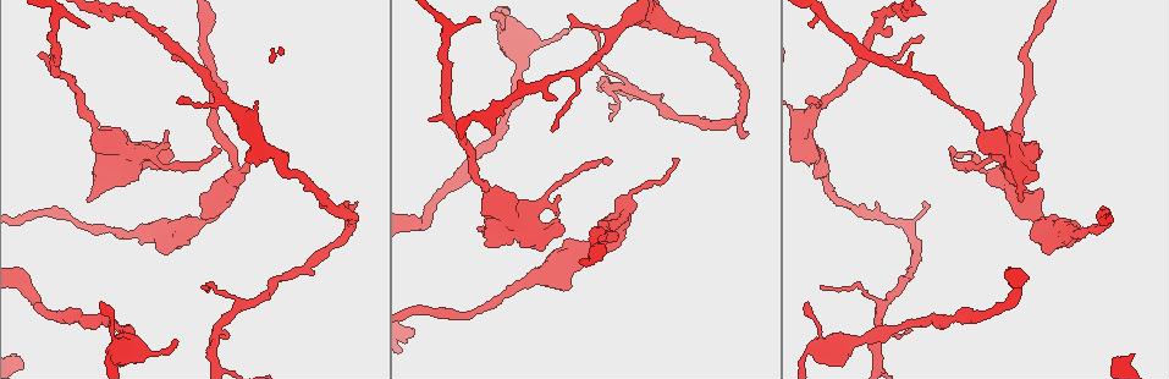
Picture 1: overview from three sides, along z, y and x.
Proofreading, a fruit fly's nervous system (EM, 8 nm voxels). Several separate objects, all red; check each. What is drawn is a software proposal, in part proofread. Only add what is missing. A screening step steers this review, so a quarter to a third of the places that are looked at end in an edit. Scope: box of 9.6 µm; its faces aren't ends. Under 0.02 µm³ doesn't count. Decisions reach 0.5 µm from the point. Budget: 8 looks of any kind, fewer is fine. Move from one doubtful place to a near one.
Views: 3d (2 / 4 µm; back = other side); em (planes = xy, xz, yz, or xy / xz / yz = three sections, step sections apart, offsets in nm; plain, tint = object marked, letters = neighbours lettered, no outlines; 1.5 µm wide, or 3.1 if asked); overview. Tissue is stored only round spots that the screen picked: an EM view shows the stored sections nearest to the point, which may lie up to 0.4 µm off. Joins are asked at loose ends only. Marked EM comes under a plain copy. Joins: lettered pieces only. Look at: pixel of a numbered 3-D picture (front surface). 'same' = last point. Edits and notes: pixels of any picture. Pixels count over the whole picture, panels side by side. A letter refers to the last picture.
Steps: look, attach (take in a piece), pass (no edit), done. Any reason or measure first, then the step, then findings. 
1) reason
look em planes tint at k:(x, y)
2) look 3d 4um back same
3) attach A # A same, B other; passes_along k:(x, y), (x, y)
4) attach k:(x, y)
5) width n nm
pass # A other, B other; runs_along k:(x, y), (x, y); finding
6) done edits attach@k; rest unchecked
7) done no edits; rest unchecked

stops while still wide
look 3d 4um at 1:(524, 243)

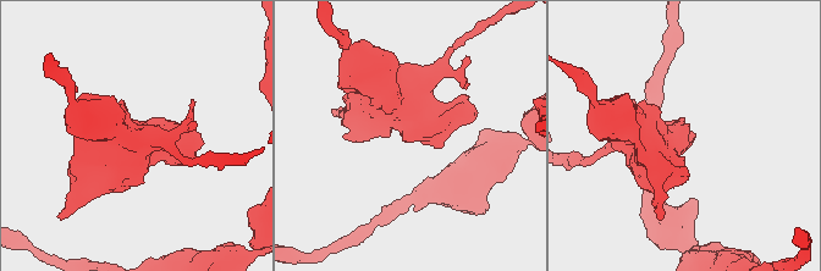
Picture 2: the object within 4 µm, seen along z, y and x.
arm_widths 340, 500 nm
look em yz step 8 letters at 2:(683, 120)

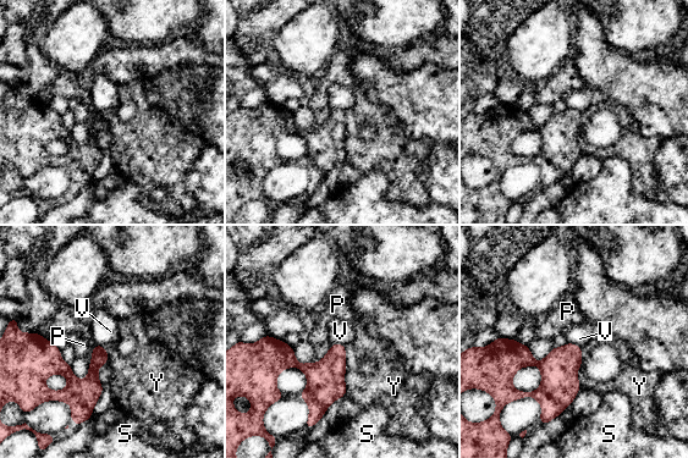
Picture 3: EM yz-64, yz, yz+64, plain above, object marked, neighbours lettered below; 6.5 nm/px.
pass # P other, S other, V other, Y other; border 3:(331, 343), (341, 343), (344, 346); none of them fits

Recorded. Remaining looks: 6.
thin end
look 3d 2um at 1:(891, 26)

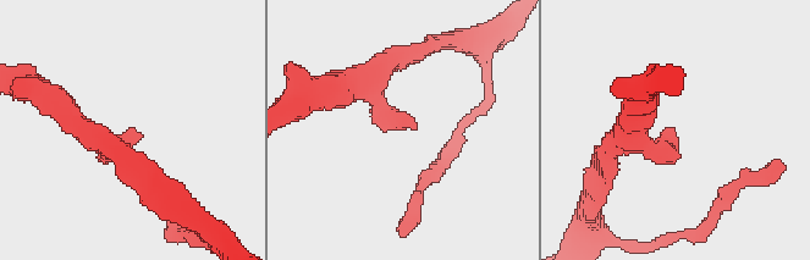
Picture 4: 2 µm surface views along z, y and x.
shape alone is not enough
look em xy step 4 tint at 4:(675, 136)

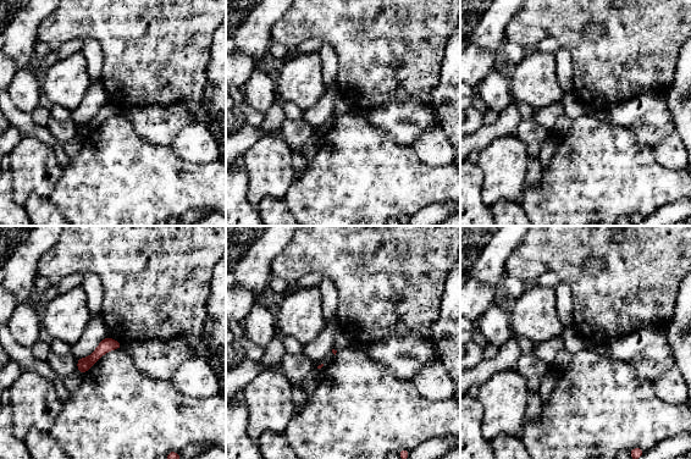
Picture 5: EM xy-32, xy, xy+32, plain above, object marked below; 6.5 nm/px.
look em xz step 8 letters same

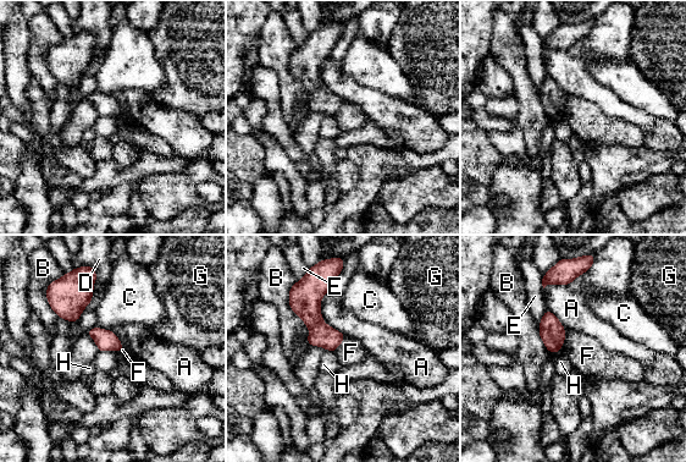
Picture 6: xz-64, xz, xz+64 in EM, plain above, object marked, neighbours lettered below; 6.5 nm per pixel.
pass # A other, B other, C other, D other, E other, F other, G other, H other; border 6:(564, 328), (564, 342), (557, 352); no lettered piece goes on from it

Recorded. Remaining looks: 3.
thin end
look em planes letters at 1:(40, 56)

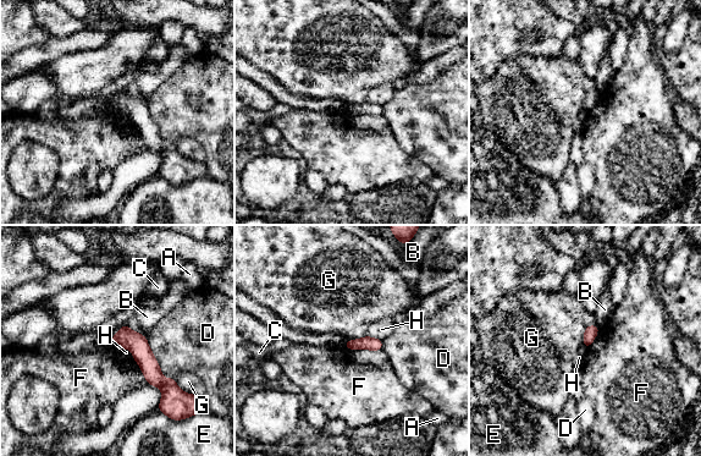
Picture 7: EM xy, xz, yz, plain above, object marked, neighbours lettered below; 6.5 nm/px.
pass # A other, B other, C other, D other, E other, F other, G other, H other; runs_along 7:(123, 328), (167, 389), (167, 399); none of them fits

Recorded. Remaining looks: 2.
an open end
look em xy step 4 tint at 1:(177, 340)

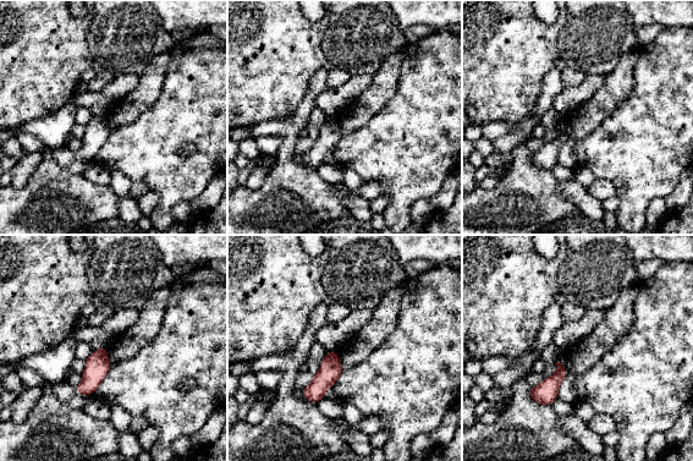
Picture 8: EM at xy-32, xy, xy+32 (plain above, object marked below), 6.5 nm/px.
look em planes letters same

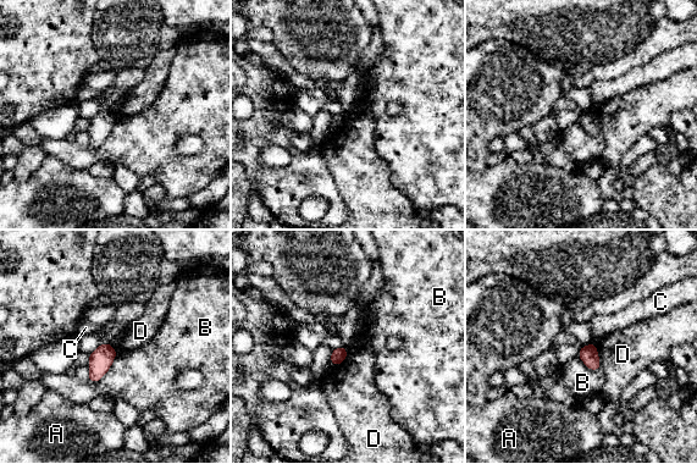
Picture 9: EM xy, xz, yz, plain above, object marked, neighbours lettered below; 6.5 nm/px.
pass # A other, B other, C other, D other; no lettered piece goes on from it

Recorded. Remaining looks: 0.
done no edits; rest unchecked

